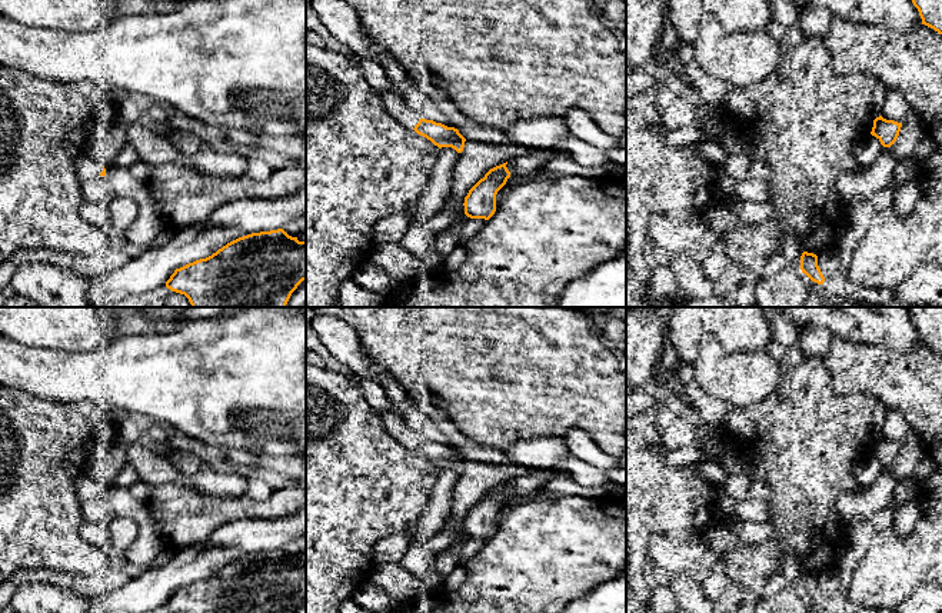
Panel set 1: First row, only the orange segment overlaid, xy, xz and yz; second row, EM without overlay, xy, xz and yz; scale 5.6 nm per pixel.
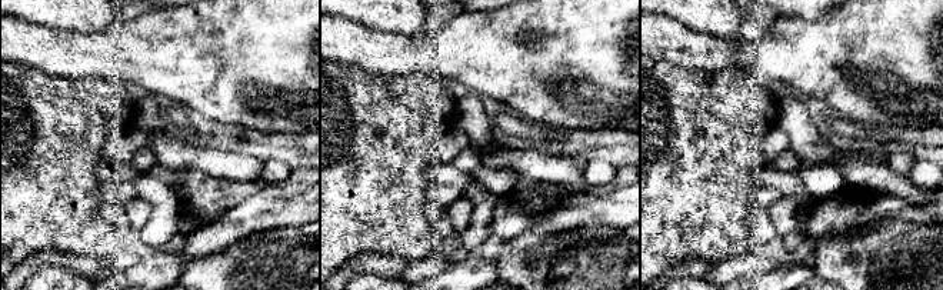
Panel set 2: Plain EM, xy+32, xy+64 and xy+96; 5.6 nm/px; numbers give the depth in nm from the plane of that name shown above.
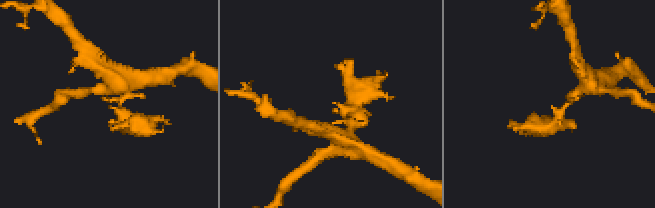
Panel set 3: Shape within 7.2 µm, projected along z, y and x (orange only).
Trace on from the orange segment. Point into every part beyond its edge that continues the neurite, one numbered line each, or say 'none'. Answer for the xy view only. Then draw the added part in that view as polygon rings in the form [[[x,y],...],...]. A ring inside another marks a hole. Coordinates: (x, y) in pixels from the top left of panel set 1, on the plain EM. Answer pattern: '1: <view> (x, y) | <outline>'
1: xy (86, 489) | [[[84,473],[74,480],[74,492],[80,502],[89,502],[100,496],[103,484],[94,482]]]

